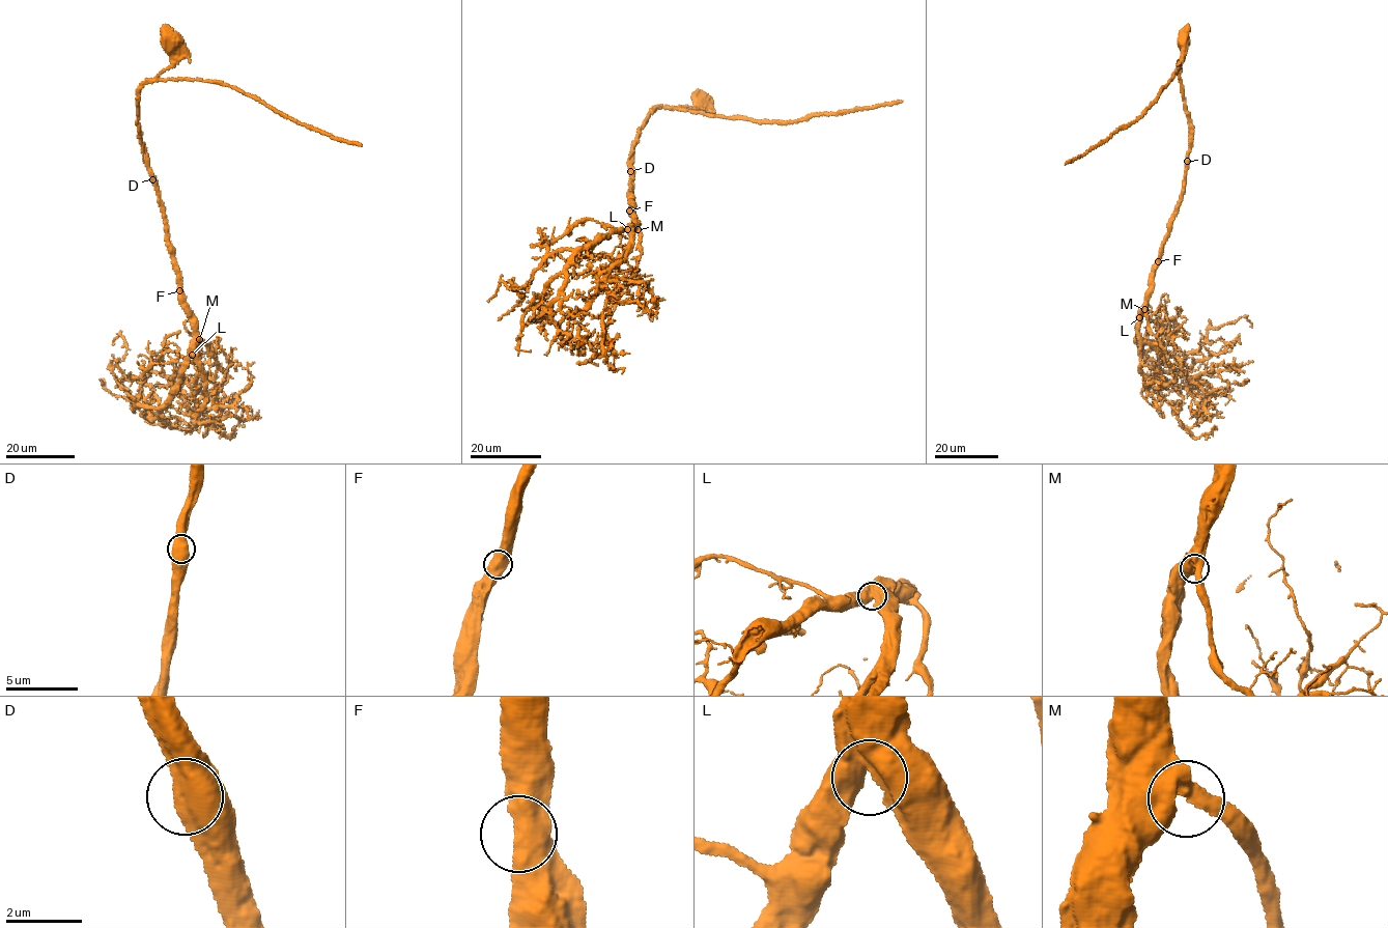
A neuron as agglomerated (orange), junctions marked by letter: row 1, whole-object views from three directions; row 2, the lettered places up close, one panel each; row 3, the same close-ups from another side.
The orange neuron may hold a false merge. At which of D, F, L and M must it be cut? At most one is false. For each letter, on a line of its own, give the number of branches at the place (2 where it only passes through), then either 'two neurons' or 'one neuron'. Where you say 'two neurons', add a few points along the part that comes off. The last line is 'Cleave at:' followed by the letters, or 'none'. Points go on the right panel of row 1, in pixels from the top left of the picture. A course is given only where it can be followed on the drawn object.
D: branches 2; one neuron
F: branches 2; one neuron
L: branches 2; one neuron
M: branches 2; one neuron
Cleave at: none

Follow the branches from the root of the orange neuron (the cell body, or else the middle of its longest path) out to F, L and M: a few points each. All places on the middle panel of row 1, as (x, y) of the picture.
F: (702, 100), (696, 110), (684, 107), (659, 108), (647, 117), (627, 160), (631, 175), (629, 211)
L: (702, 100), (696, 110), (655, 109), (641, 128), (627, 160), (631, 175), (628, 214), (634, 222), (627, 229)
M: (702, 100), (696, 110), (655, 109), (636, 136), (627, 160), (631, 175), (627, 197), (629, 215), (638, 229)

